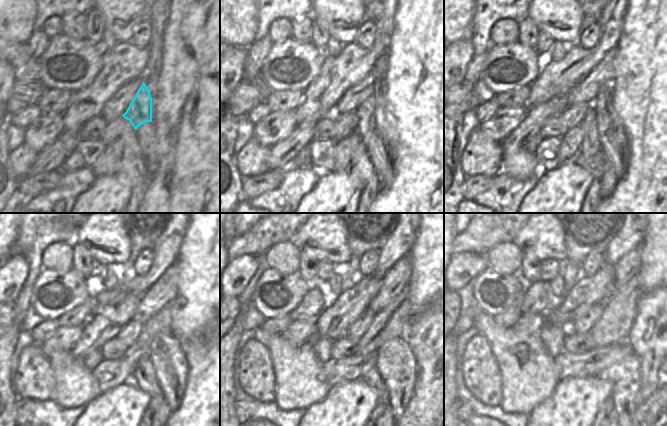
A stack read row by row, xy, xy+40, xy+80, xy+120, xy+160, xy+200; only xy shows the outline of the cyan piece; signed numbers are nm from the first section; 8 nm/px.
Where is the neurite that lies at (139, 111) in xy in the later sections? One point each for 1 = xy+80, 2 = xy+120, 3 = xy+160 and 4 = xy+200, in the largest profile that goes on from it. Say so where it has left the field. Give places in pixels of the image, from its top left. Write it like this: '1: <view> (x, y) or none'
1: xy+80 (591, 150)
2: xy+120 (143, 376)
3: xy+160 (371, 377)
4: xy+200 (607, 407)

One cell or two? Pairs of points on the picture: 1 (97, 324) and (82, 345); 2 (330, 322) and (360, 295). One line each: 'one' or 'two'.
1: one
2: one

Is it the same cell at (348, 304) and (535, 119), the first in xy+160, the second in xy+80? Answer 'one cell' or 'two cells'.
one cell

